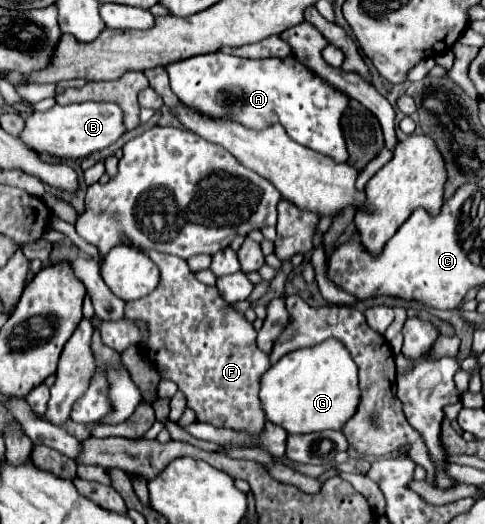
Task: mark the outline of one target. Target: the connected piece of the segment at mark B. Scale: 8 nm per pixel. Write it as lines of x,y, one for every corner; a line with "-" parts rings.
82,102
72,106
54,106
48,112
32,112
26,120
24,130
18,134
28,148
38,154
48,154
56,158
88,158
90,154
108,148
124,134
122,112
116,104
108,102

